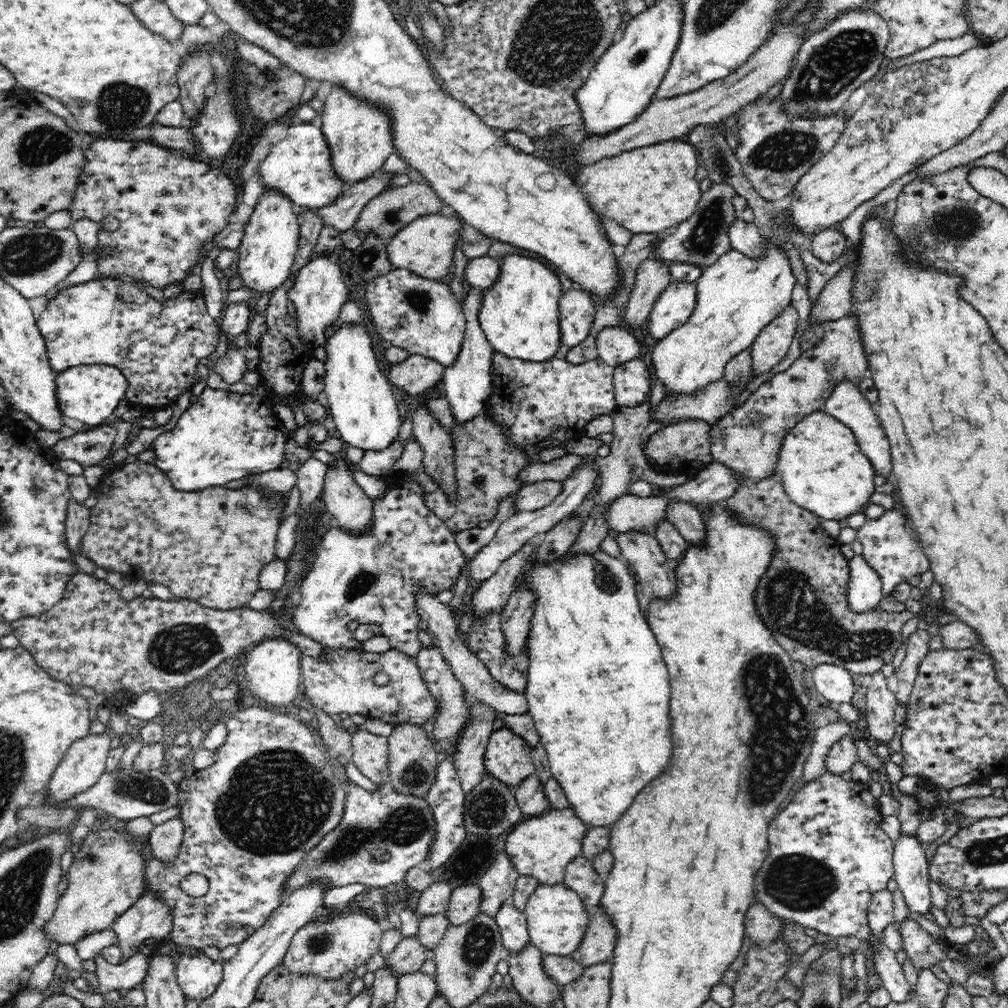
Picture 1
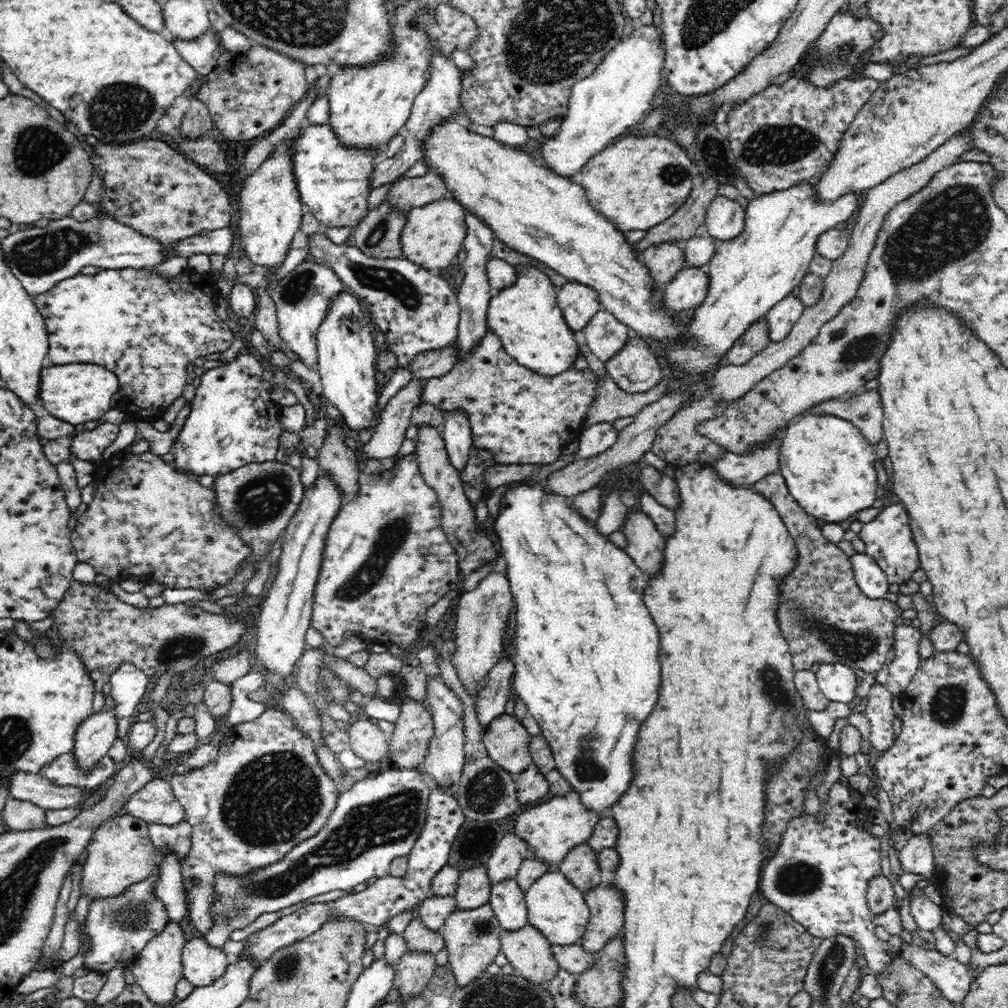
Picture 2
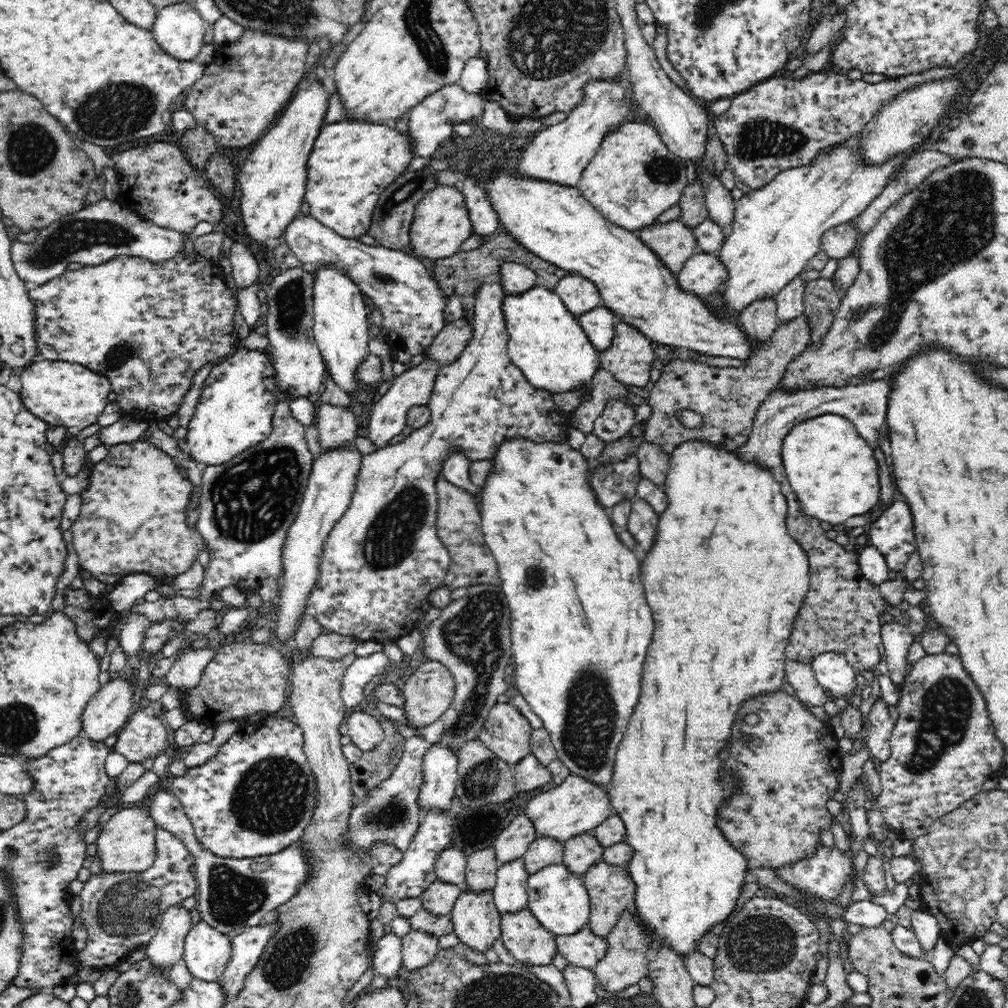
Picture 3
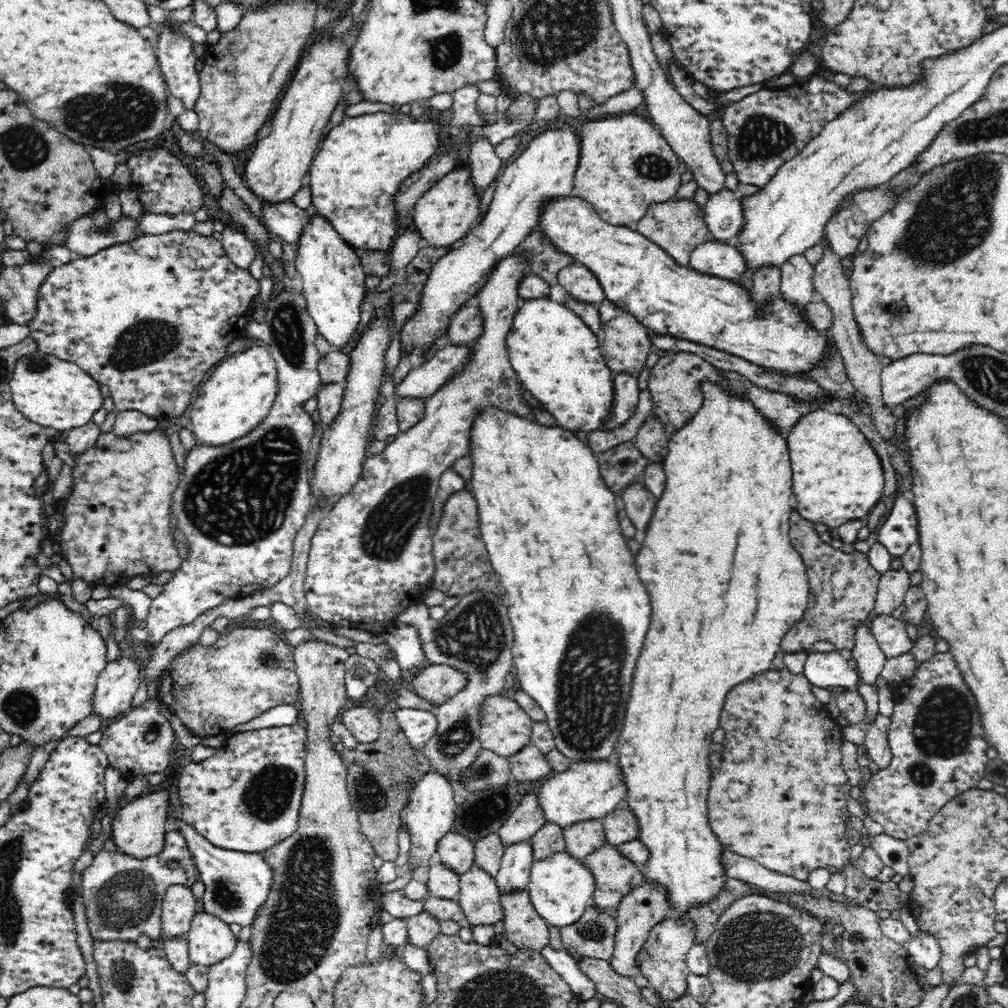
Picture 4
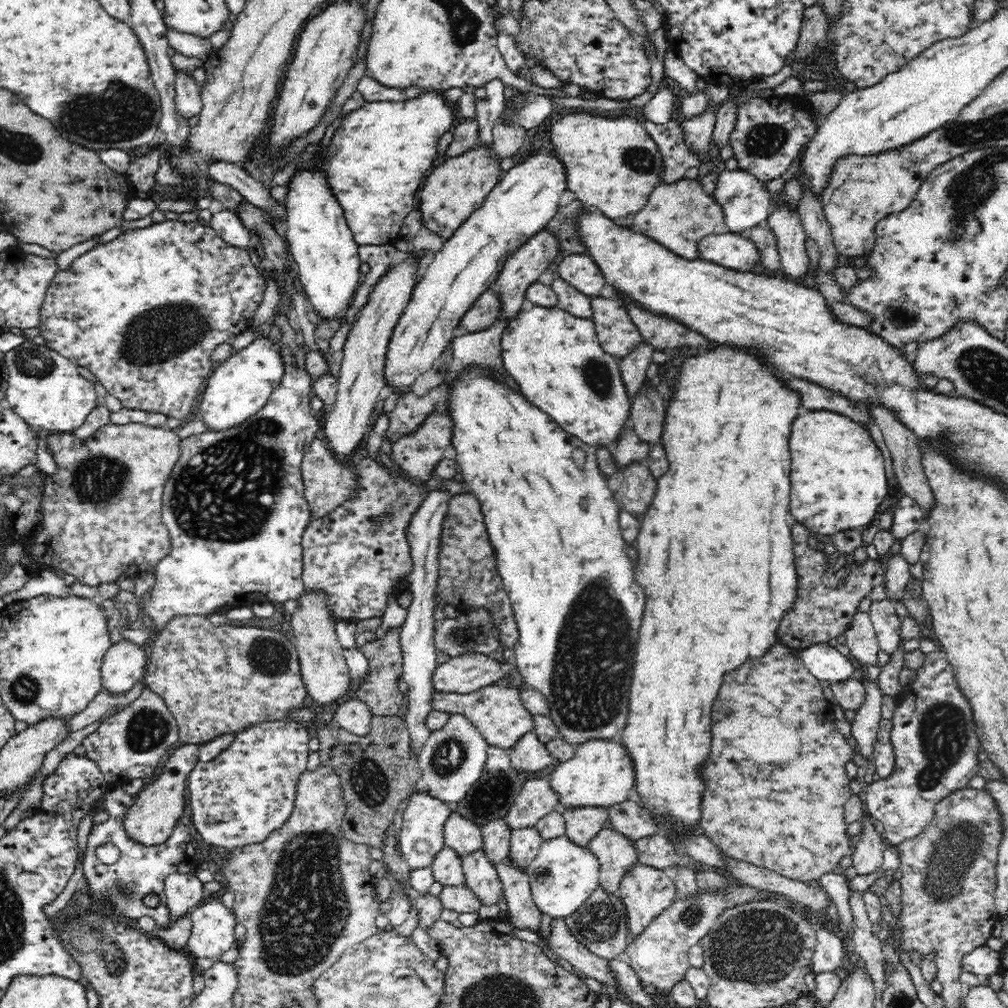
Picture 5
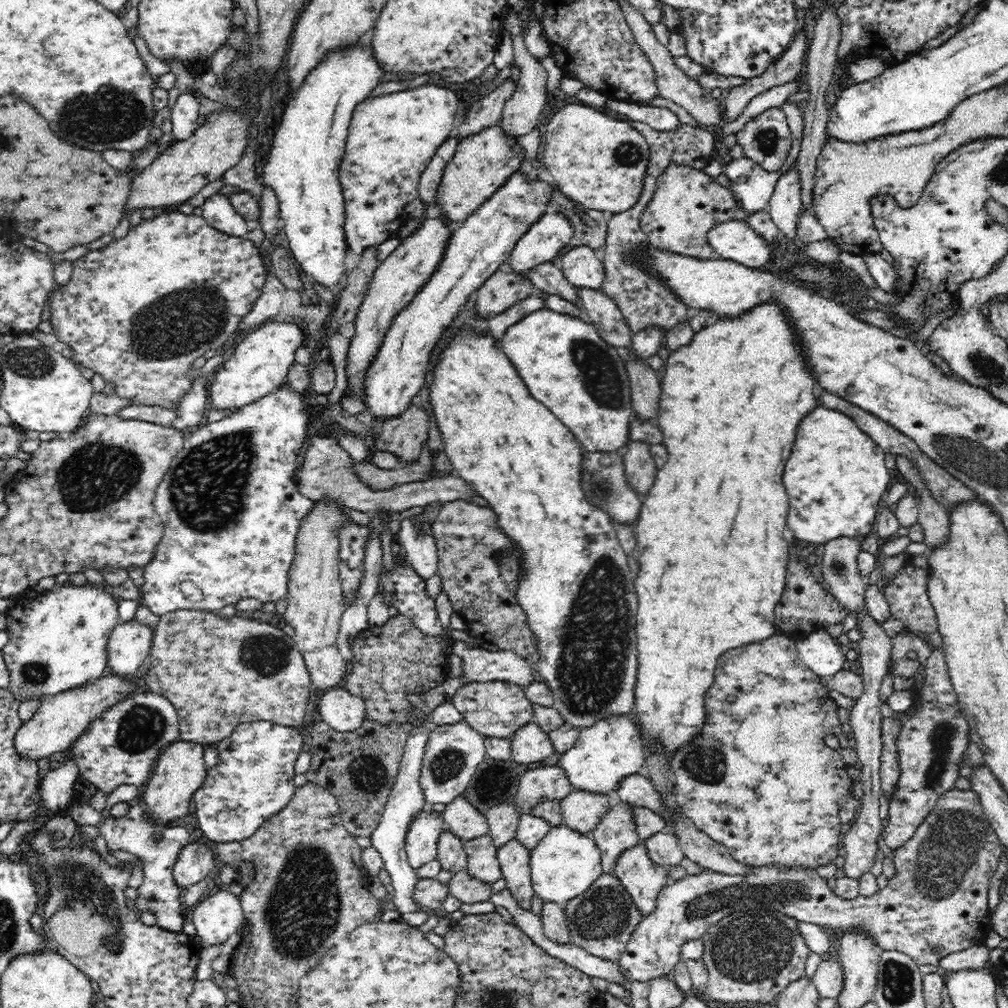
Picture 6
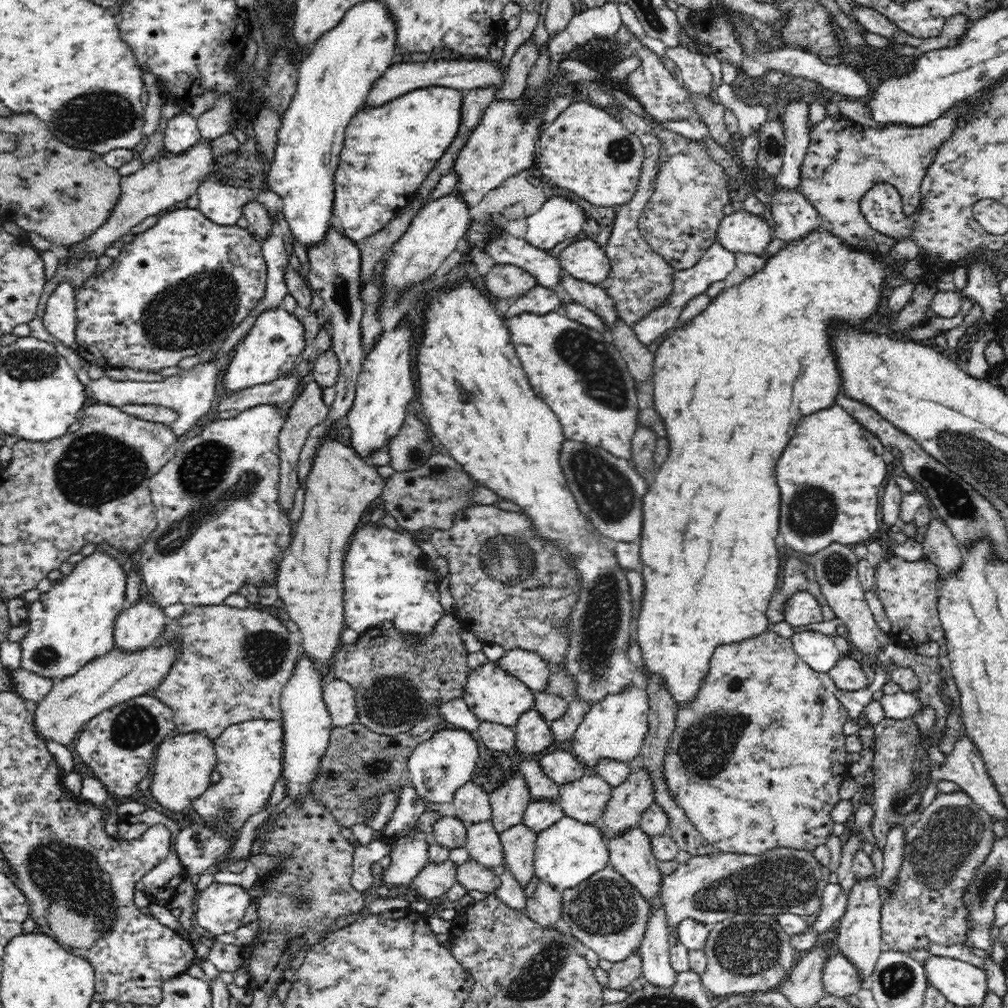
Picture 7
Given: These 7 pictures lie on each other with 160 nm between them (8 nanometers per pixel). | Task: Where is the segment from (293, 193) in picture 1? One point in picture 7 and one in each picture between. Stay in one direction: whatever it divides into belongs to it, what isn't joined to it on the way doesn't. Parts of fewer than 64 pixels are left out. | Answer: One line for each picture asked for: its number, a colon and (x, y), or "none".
2: (334, 183)
3: (353, 162)
4: (355, 177)
5: (376, 163)
6: (392, 139)
7: (388, 151)

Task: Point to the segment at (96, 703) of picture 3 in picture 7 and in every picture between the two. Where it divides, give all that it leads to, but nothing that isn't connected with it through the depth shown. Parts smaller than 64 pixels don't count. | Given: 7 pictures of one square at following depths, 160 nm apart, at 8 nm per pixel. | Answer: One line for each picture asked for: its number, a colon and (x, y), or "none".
4: (116, 685)
5: (124, 664)
6: (129, 645)
7: (140, 625)

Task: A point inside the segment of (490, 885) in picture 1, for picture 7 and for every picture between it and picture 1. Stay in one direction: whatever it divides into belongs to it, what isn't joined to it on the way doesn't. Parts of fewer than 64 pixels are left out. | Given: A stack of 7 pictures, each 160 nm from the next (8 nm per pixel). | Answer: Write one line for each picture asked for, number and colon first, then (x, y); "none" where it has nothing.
2: (504, 862)
3: (512, 843)
4: (527, 818)
5: (536, 798)
6: (548, 782)
7: (561, 766)

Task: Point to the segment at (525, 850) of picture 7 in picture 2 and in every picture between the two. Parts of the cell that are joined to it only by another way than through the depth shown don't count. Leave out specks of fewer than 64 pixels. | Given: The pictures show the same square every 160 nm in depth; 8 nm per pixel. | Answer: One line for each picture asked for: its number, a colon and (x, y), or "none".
2: (527, 950)
3: (526, 939)
4: (524, 927)
5: (522, 913)
6: (514, 858)

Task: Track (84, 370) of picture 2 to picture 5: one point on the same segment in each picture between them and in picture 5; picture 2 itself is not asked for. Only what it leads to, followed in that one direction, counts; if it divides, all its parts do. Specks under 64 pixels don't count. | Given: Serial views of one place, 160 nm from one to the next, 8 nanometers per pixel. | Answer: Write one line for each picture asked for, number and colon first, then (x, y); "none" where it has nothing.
3: (59, 393)
4: (49, 391)
5: (44, 388)

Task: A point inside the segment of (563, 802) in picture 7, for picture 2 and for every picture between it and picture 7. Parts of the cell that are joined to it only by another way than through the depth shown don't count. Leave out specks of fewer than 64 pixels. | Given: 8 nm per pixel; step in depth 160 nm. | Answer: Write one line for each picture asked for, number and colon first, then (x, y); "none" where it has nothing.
2: (580, 865)
3: (580, 852)
4: (585, 836)
5: (582, 823)
6: (582, 810)

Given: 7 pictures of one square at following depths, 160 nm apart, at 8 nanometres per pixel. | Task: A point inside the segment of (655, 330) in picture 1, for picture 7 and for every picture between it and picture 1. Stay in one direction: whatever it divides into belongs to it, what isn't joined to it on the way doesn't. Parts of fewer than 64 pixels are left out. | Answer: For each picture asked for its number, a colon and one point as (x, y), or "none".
2: (688, 288)
3: (703, 273)
4: (716, 257)
5: (729, 249)
6: (736, 240)
7: (742, 232)

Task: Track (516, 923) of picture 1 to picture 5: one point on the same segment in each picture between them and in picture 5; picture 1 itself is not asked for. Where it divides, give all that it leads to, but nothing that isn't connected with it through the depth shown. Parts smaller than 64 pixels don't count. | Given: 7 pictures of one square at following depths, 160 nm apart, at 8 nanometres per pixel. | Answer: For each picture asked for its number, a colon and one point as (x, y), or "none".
2: (508, 902)
3: (510, 894)
4: (515, 870)
5: (525, 842)

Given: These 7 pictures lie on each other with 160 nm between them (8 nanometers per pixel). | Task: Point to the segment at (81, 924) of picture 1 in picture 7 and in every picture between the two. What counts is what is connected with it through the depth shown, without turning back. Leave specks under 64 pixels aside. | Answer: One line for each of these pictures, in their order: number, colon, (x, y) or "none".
2: (120, 853)
3: (126, 843)
4: (139, 828)
5: (150, 819)
6: (180, 770)
7: (182, 766)

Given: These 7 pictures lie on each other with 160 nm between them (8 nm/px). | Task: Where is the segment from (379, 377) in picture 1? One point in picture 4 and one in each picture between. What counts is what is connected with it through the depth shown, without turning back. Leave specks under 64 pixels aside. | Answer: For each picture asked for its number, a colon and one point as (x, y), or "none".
2: (346, 352)
3: (340, 328)
4: (333, 278)

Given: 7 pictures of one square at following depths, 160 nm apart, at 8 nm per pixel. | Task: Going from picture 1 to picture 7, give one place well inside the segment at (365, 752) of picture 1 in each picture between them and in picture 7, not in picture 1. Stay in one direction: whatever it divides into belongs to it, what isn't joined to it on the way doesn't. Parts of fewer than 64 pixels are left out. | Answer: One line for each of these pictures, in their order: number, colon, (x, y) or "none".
2: (368, 741)
3: (366, 732)
4: (364, 725)
5: (354, 715)
6: (339, 708)
7: (339, 696)

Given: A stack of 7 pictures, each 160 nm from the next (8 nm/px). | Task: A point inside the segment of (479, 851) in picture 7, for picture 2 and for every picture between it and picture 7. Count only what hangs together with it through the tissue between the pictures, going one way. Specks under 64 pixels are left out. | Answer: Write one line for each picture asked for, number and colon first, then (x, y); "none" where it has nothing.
2: (472, 935)
3: (476, 921)
4: (479, 897)
5: (481, 876)
6: (482, 862)

